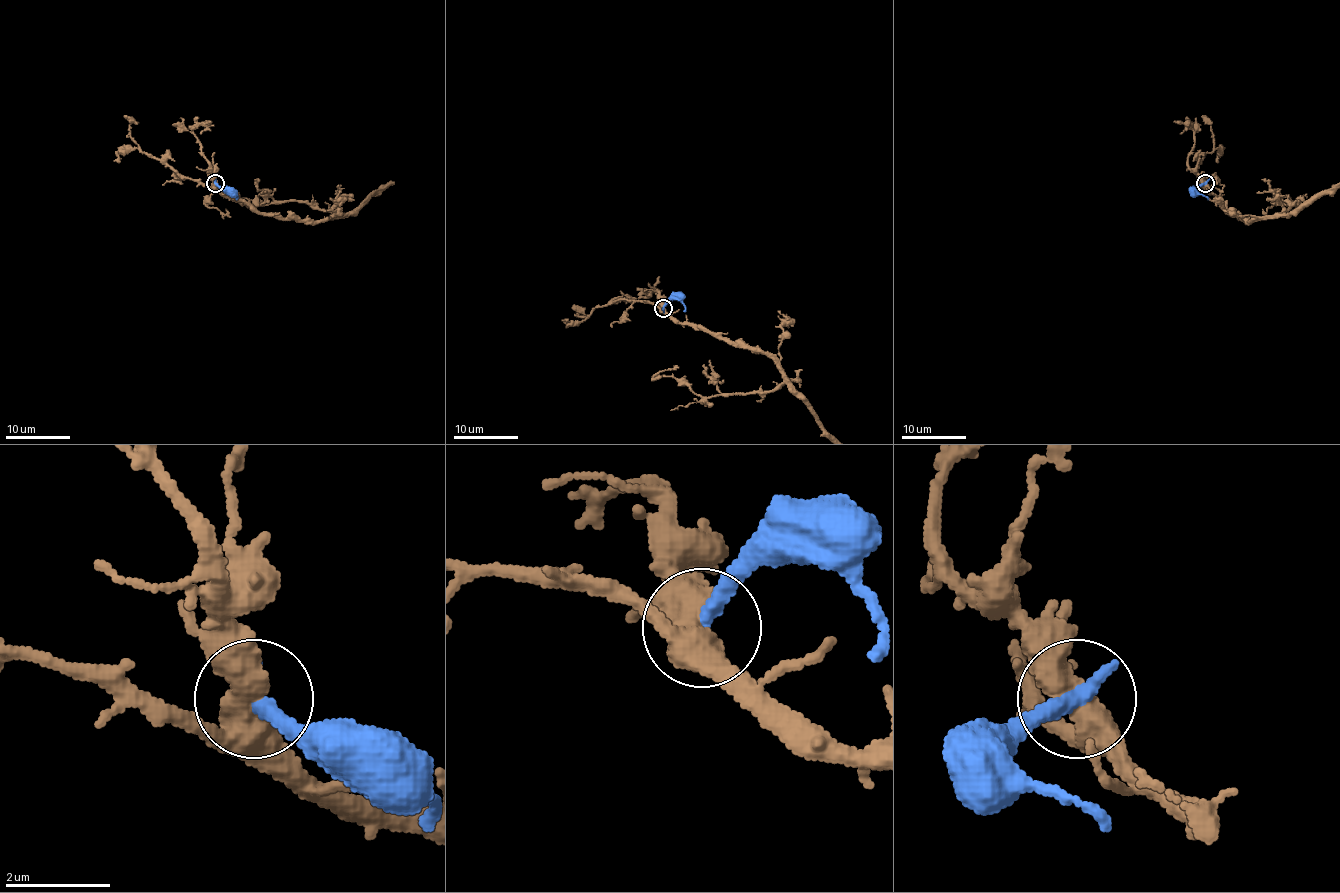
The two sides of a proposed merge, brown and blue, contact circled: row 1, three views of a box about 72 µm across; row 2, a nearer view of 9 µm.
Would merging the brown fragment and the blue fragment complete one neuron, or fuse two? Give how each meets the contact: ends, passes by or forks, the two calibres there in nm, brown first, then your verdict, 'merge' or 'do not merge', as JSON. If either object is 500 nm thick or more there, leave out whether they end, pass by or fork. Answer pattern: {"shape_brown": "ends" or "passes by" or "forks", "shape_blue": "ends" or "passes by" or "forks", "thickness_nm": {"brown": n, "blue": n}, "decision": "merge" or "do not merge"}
{"shape_brown": "forks", "shape_blue": "ends", "thickness_nm": {"brown": 480, "blue": 400}, "decision": "do not merge"}

